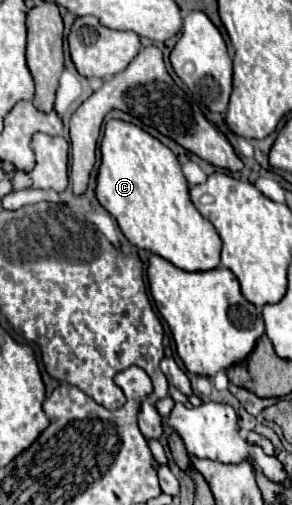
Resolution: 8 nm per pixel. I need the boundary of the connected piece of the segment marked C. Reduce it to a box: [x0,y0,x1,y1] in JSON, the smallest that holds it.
[97,120,221,272]

